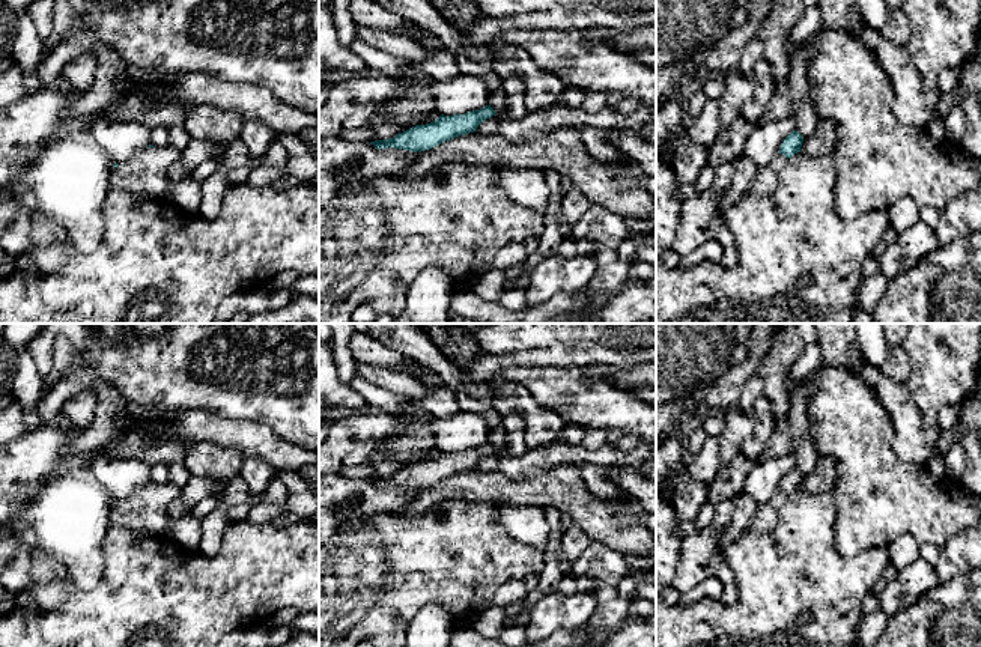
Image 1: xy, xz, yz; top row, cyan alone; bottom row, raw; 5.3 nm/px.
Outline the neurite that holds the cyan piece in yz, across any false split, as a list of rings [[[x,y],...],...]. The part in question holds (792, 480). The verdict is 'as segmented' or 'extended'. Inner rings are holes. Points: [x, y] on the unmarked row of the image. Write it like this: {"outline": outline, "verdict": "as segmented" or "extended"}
{"outline": [[[797,468],[790,469],[781,480],[778,492],[766,503],[760,503],[751,519],[751,527],[763,534],[772,533],[778,524],[778,513],[785,500],[800,489],[803,475]]], "verdict": "extended"}

